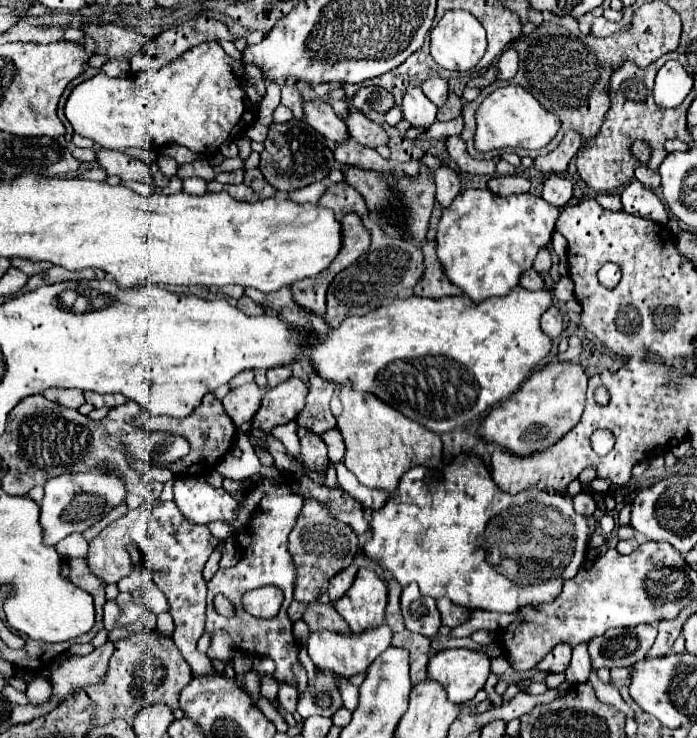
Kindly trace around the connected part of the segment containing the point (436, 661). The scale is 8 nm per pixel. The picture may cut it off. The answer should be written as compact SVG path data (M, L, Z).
M442 650L428 662L428 676L444 682L448 700L468 702L490 676L490 658L478 650Z

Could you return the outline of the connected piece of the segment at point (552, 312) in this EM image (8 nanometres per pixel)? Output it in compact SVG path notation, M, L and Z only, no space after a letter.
M550 306L542 318L540 318L540 324L542 324L542 330L550 336L550 338L556 338L562 334L564 326L562 326L562 316L560 316L560 310L556 306Z

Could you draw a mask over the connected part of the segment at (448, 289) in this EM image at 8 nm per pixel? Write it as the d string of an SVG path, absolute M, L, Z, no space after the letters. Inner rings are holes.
M434 238L426 242L422 248L424 252L424 274L414 286L416 296L428 296L428 298L444 298L458 294L458 288L442 274L442 266L436 258L436 248L434 248Z

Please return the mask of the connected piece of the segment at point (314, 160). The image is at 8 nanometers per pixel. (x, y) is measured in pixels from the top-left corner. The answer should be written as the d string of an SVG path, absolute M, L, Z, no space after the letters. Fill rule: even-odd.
M296 118L284 124L272 124L264 142L264 150L260 154L260 172L264 174L268 184L282 192L294 192L312 182L326 180L334 164L336 158L330 142L322 134L318 134L306 120Z

